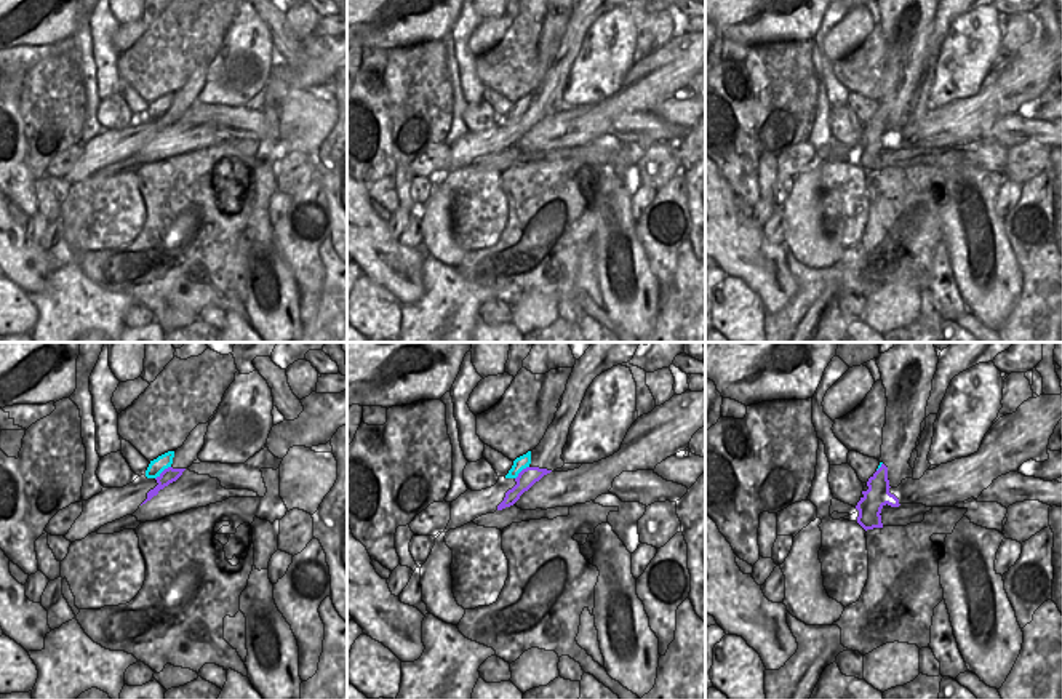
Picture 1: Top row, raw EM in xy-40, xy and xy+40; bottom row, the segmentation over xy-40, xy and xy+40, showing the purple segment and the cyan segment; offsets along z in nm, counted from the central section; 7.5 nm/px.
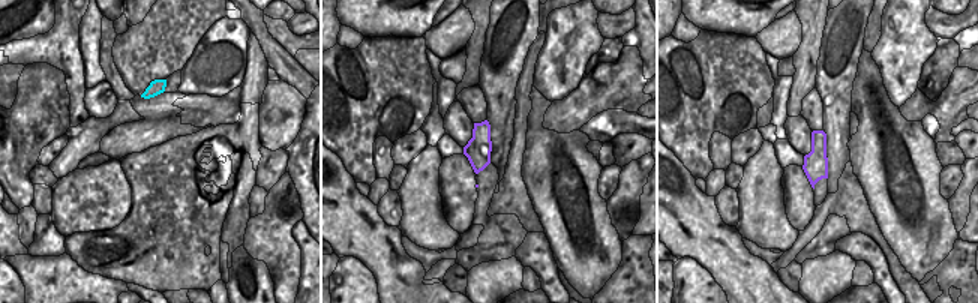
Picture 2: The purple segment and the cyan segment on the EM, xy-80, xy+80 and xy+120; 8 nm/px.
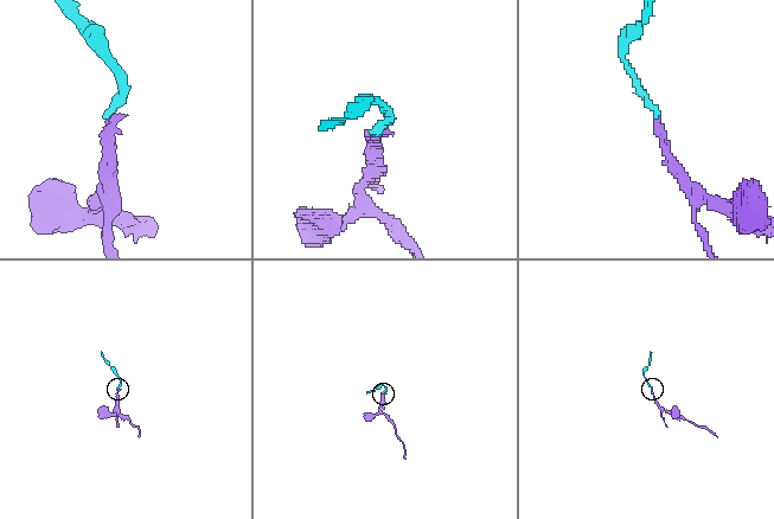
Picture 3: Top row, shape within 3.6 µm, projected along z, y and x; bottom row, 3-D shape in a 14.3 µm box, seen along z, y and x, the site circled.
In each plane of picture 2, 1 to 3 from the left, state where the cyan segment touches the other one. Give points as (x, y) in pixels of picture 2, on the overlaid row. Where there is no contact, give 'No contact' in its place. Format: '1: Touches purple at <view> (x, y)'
1: No contact
2: No contact
3: No contact.

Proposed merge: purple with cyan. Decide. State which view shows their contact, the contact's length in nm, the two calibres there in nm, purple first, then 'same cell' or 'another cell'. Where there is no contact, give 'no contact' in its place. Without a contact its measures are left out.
meets purple in xy-40; contact 160 nm long; 120 nm thick on the purple side, 120 nm on the other; same cell

